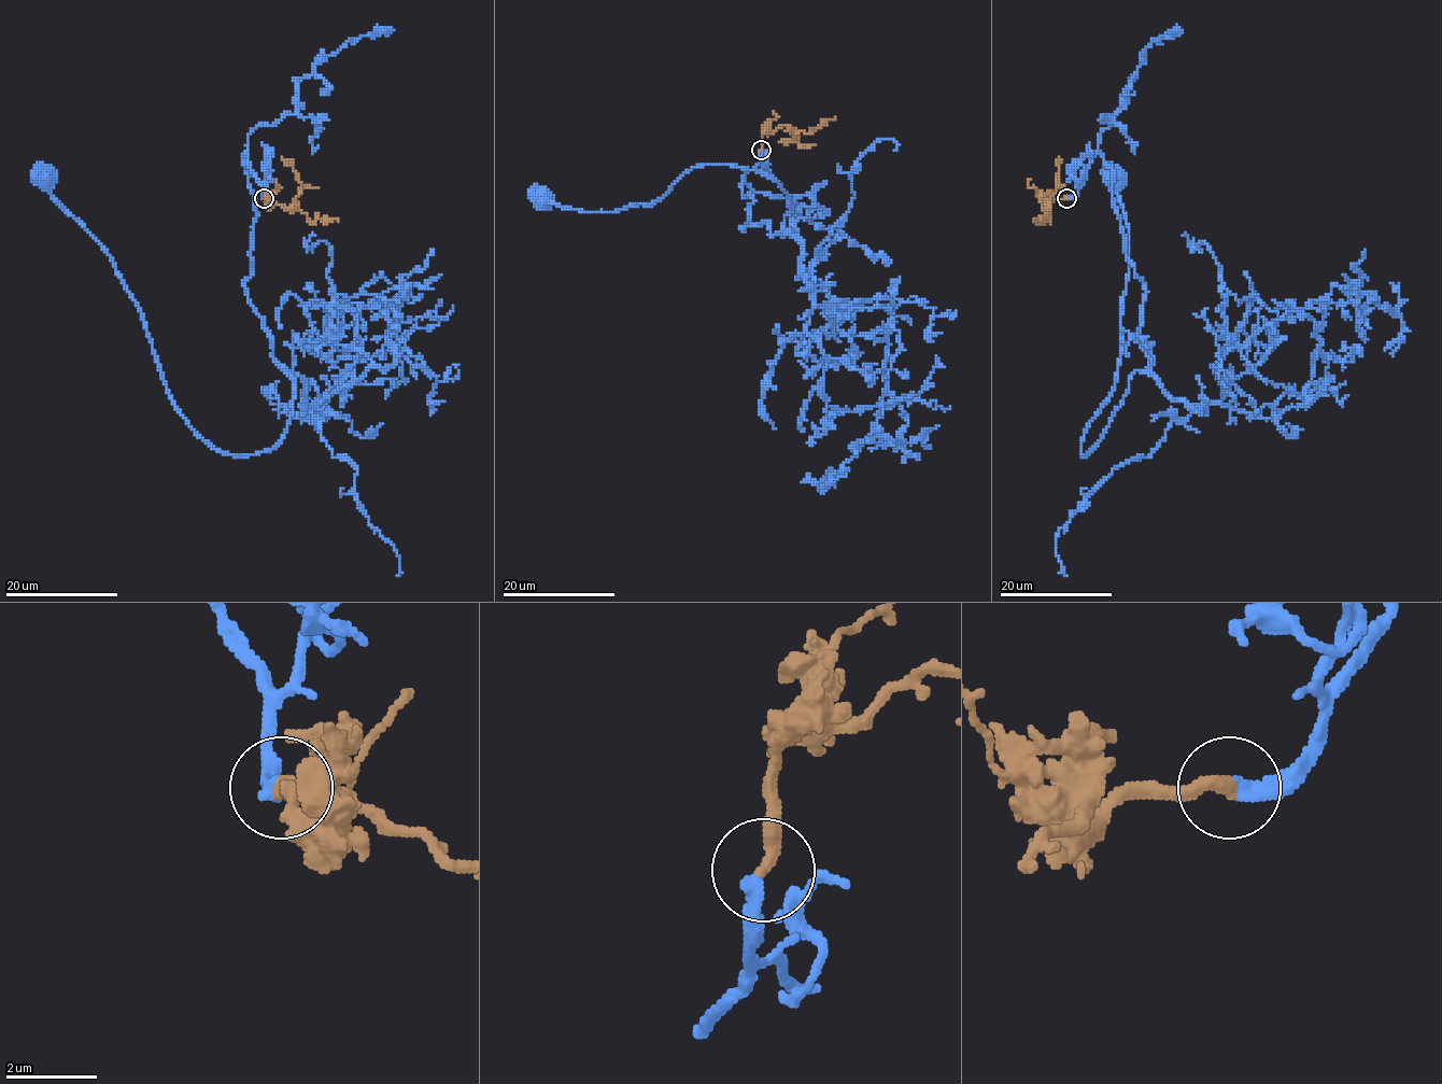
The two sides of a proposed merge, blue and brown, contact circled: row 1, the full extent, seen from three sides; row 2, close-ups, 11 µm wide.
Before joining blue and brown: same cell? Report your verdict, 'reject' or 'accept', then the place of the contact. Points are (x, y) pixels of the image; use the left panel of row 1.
accept; place (264, 198)

